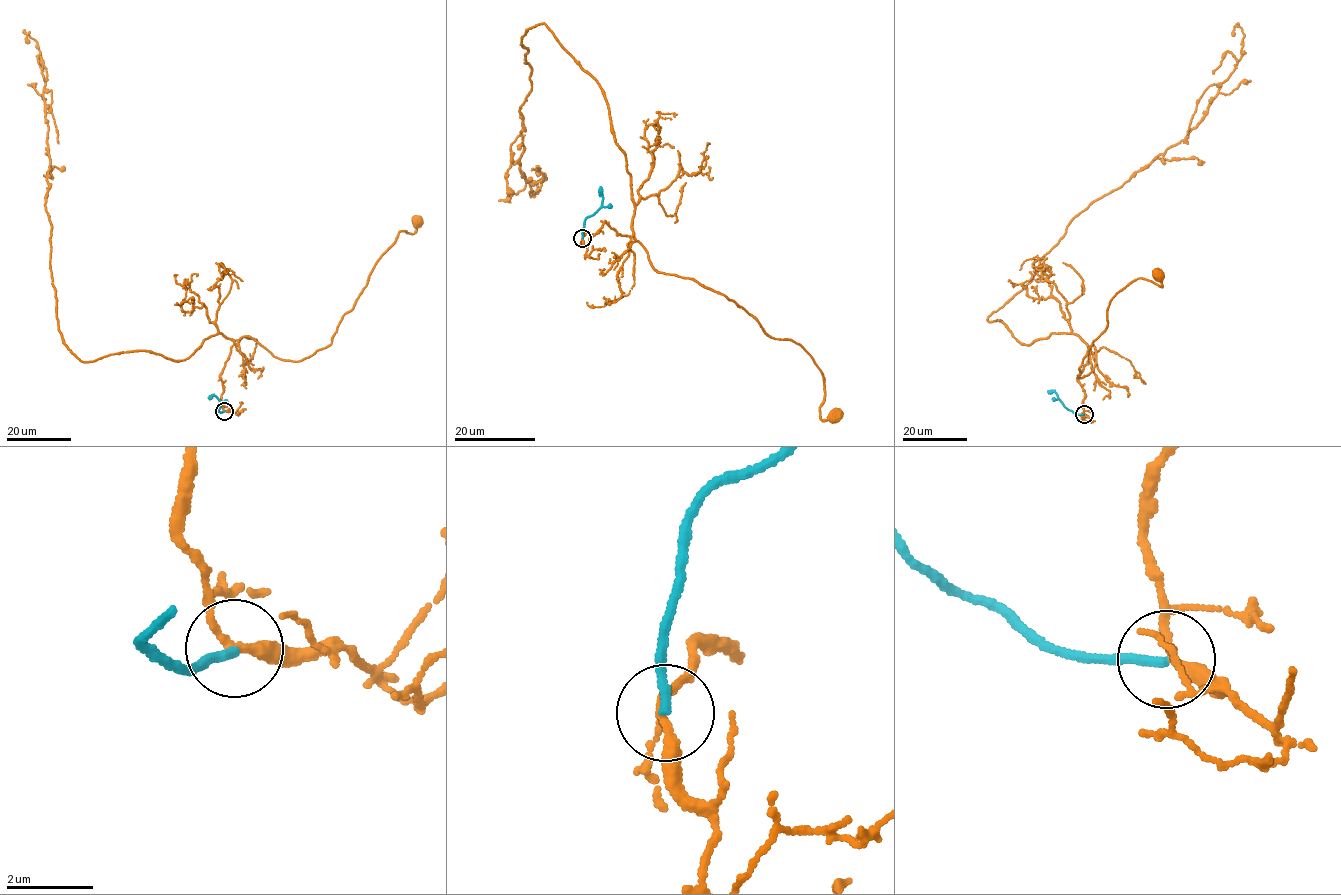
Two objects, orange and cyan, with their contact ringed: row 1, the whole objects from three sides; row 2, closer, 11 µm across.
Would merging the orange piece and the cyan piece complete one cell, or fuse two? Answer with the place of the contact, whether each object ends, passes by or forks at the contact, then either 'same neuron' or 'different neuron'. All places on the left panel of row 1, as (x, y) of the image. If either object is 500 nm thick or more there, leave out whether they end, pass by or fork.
at (224, 411); orange passes by; cyan ends there; different neuron

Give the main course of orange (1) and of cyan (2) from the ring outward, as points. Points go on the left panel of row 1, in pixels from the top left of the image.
1: (225, 410), (220, 374), (234, 342), (248, 336), (286, 360), (326, 347), (380, 257), (417, 221)
2: (224, 411), (218, 412), (220, 403), (214, 395), (208, 397)

